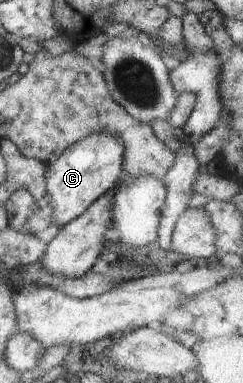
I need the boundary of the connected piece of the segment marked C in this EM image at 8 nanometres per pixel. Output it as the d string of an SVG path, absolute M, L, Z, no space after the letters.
M91 133L65 149L57 161L48 164L45 175L46 193L51 197L49 204L53 207L53 219L57 227L66 226L77 219L99 197L113 189L123 177L123 157L125 153L119 137L115 137L113 133Z

